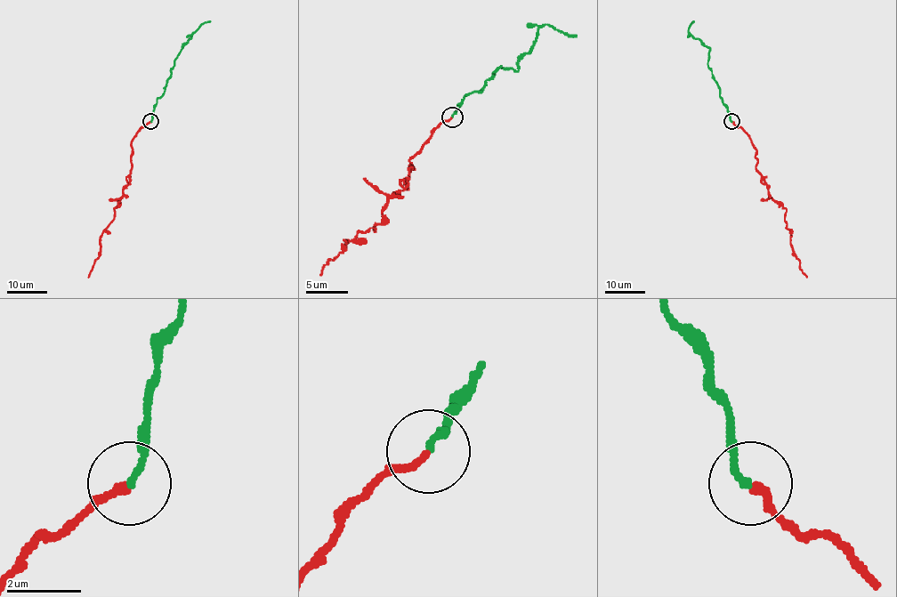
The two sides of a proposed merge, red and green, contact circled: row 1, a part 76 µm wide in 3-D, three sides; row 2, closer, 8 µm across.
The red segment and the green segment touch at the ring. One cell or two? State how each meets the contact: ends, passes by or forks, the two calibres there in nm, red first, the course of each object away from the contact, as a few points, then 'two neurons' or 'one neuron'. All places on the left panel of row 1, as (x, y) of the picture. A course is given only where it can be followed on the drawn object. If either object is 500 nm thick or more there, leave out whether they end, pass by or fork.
red ends there; green ends there; 220 nm thick on the red side, 200 nm on the other; red runs (150, 121), (132, 141), (132, 169), (126, 186), (115, 209), (113, 221), (101, 237), (101, 254), (88, 278); green runs (150, 121), (154, 106), (164, 92), (181, 47), (198, 28), (210, 20); one neuron

